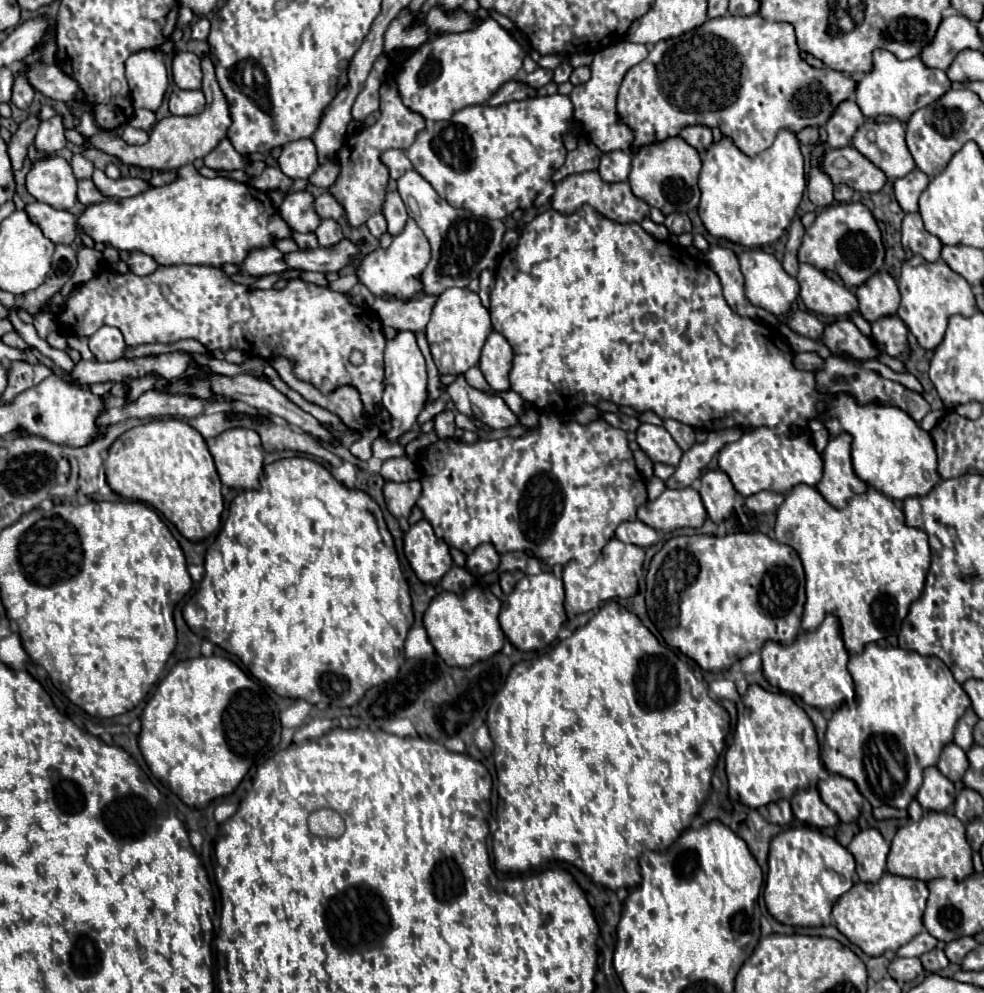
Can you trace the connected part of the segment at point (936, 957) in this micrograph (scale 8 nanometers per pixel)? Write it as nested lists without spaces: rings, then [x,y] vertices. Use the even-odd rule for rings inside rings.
[[[938,948],[922,954],[920,960],[922,960],[922,966],[924,966],[928,972],[938,972],[950,964],[944,951]]]

